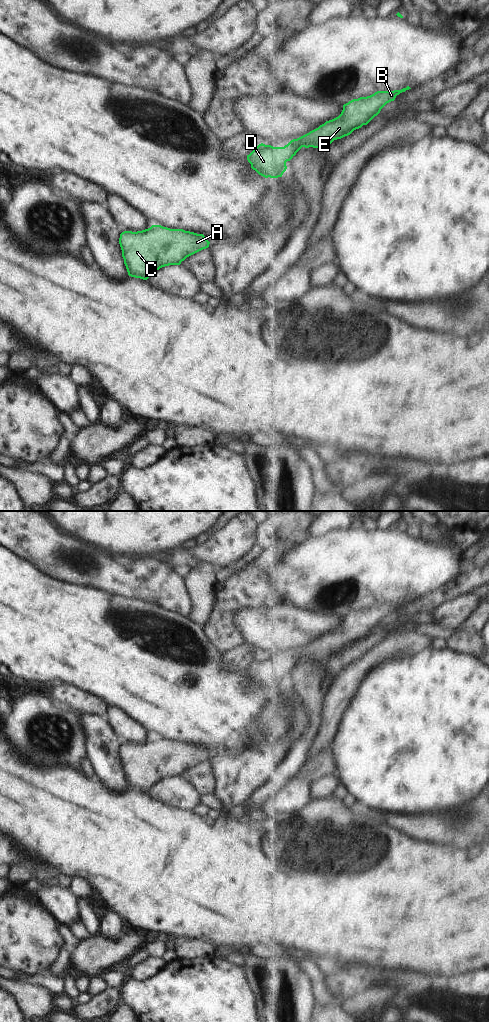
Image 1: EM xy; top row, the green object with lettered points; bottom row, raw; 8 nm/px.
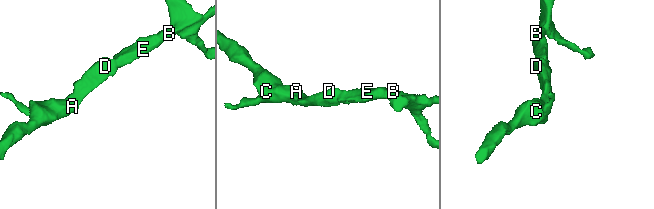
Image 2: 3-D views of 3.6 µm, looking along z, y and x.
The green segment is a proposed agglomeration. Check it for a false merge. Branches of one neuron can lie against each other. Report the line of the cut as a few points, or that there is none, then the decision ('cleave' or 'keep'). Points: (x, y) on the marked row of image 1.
cut none; keep

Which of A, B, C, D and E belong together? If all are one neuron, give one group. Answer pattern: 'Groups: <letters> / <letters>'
Groups: A B C D E.

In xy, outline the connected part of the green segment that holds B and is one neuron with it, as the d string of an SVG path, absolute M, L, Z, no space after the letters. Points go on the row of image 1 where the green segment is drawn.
M407 86L401 90L377 91L370 96L353 99L343 105L343 110L338 117L326 121L318 128L297 139L291 140L284 147L273 147L271 145L265 145L261 143L249 155L247 155L247 160L251 164L251 168L265 178L282 177L283 173L287 169L286 162L290 161L302 147L328 147L334 140L348 136L354 130L361 128L363 125L367 125L375 116L380 113L381 109L387 103L394 101L397 95L409 89L411 88Z

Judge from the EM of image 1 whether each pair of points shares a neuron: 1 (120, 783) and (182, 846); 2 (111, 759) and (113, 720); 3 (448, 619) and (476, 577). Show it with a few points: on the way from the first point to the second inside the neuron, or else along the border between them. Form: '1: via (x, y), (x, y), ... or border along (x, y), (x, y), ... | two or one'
1: border along (103, 785), (112, 791), (124, 791), (128, 787) | two
2: border along (107, 720), (117, 735) | two
3: border along (471, 592), (459, 595), (442, 604) | two

